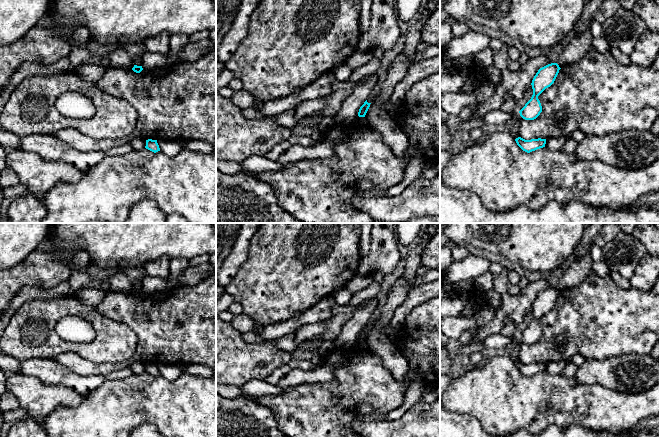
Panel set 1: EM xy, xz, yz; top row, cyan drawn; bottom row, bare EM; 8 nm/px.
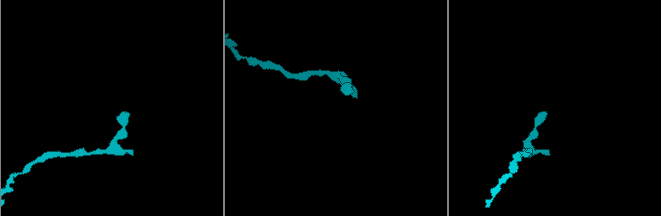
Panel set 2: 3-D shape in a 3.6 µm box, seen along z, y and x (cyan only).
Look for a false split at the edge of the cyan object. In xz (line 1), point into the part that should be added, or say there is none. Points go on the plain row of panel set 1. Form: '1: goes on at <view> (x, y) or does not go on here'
1: does not go on here

